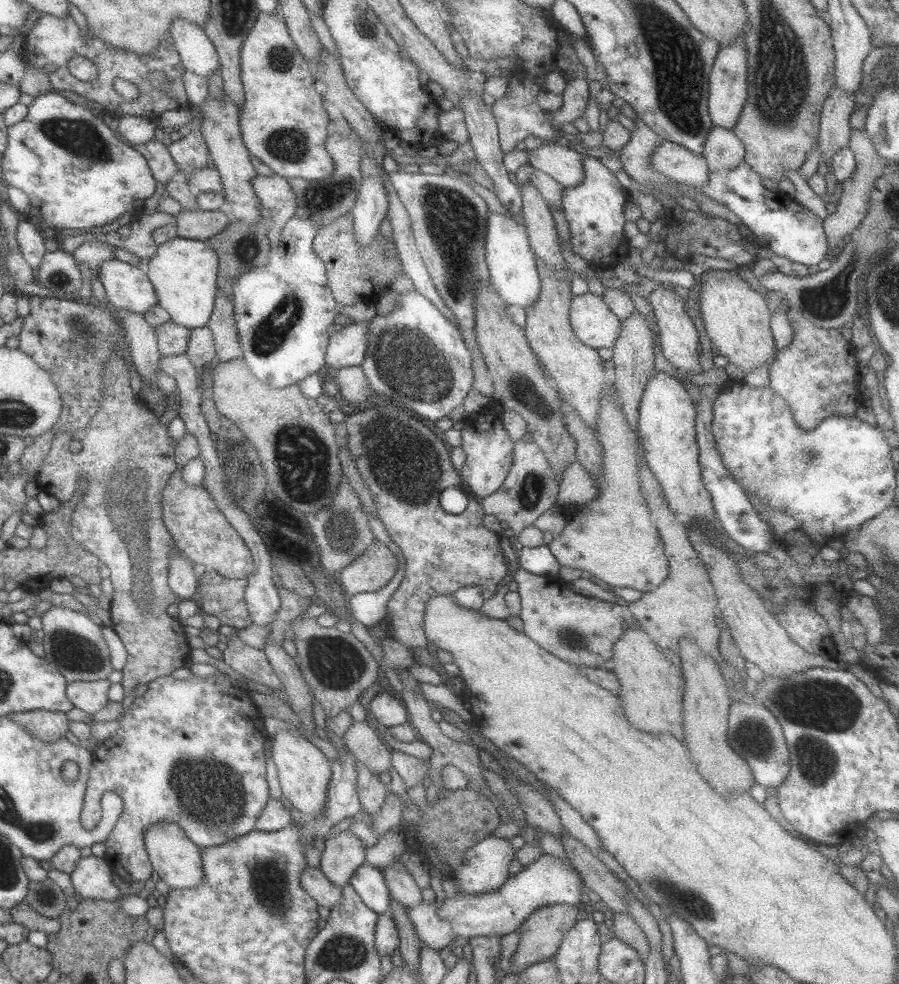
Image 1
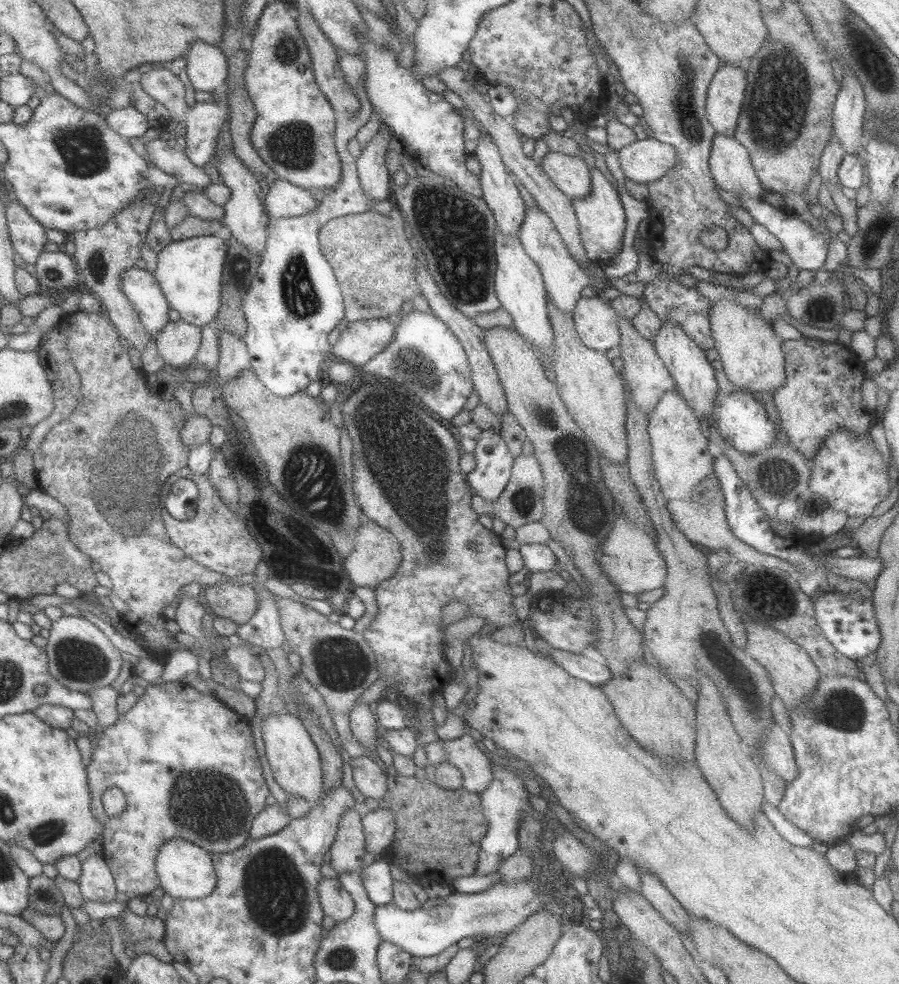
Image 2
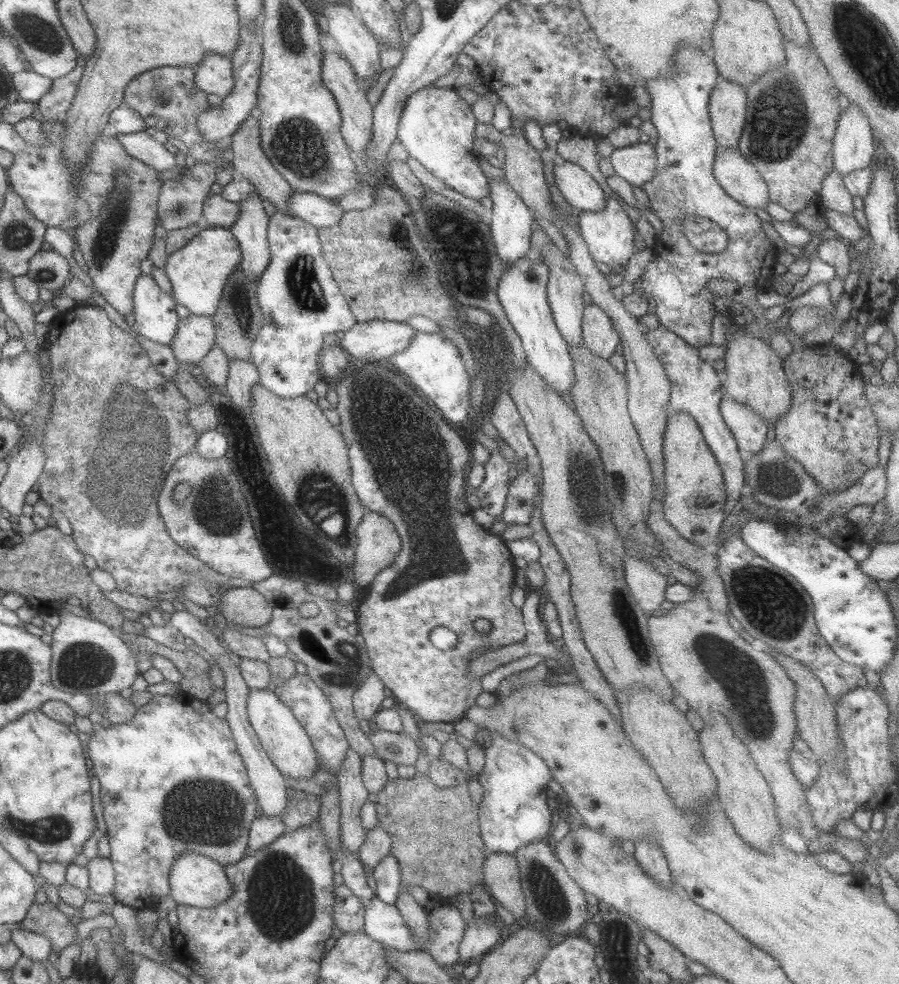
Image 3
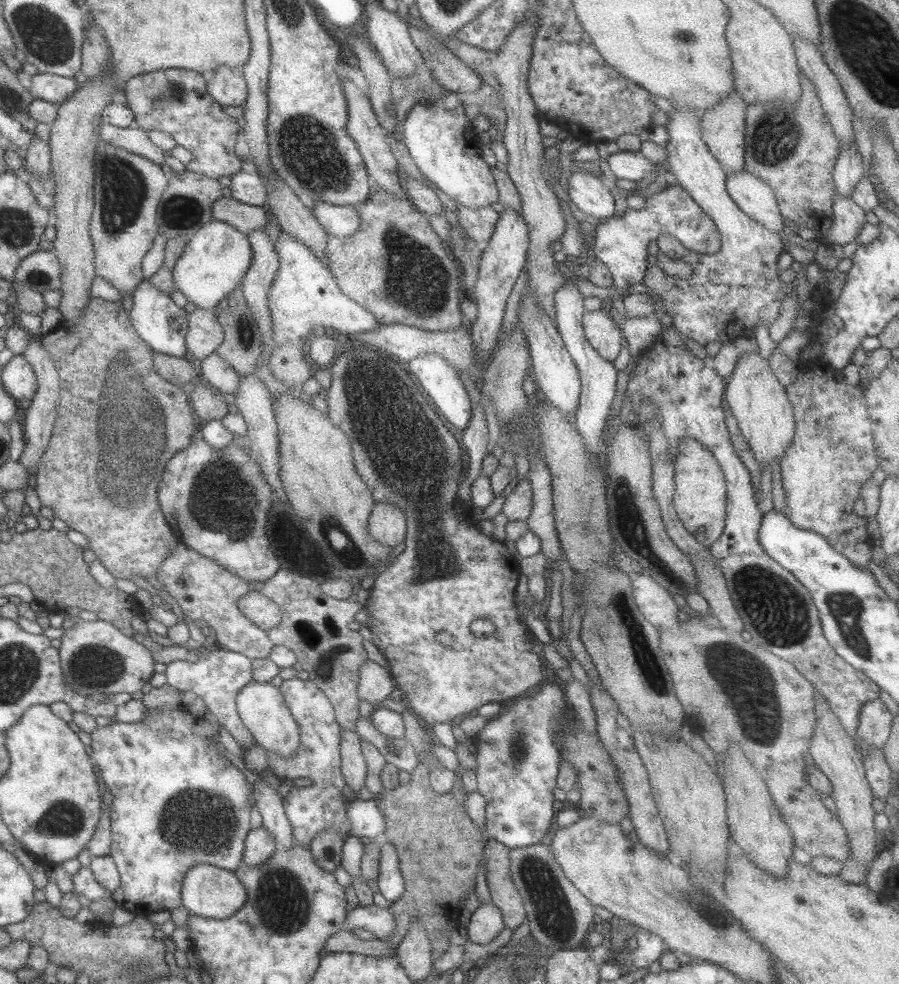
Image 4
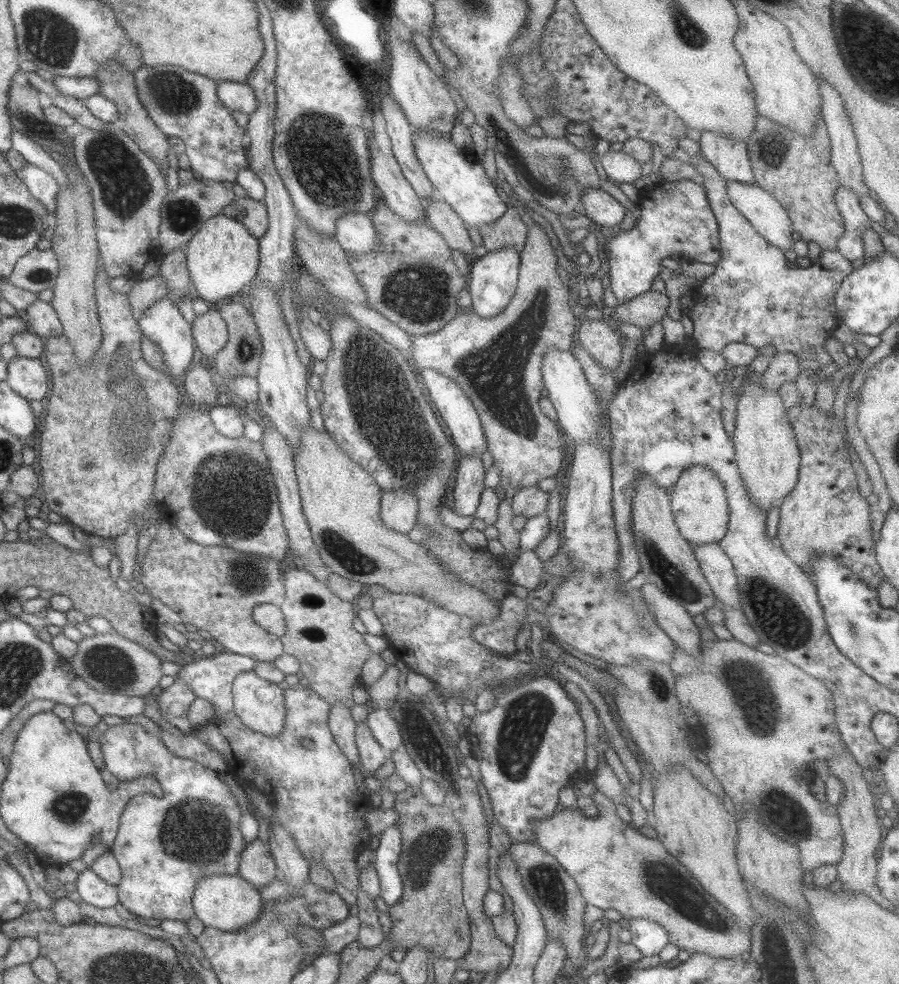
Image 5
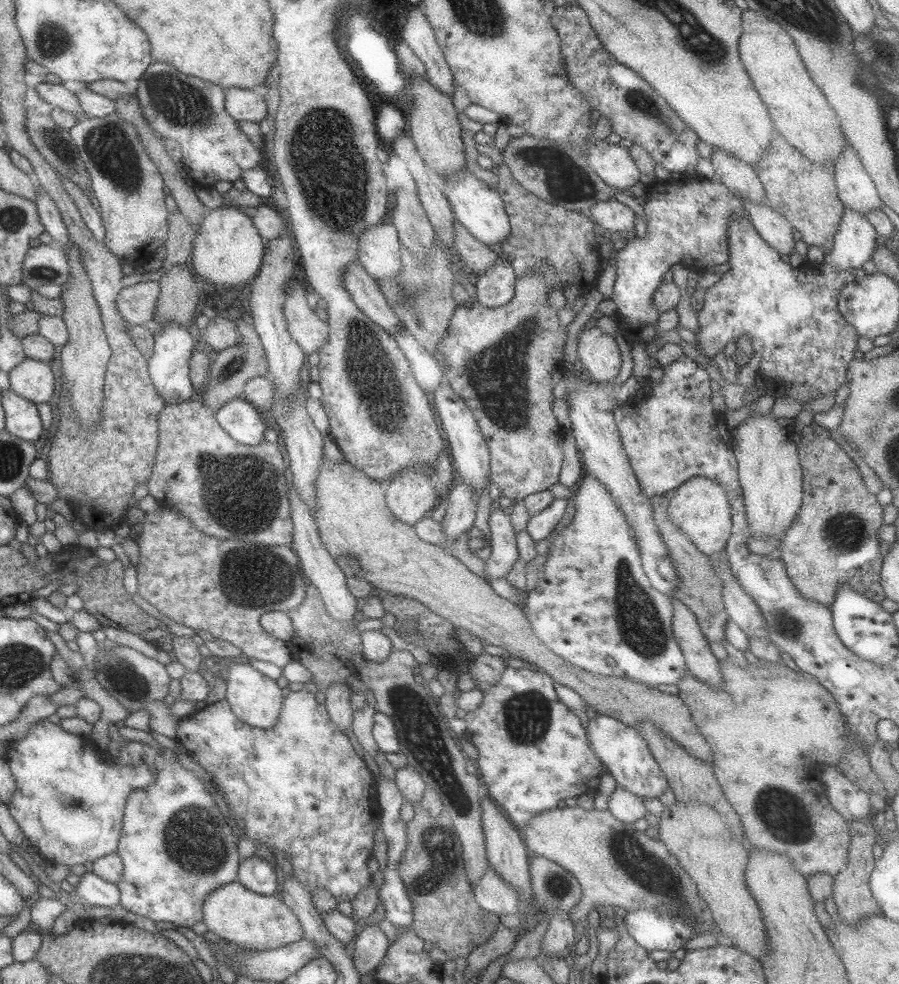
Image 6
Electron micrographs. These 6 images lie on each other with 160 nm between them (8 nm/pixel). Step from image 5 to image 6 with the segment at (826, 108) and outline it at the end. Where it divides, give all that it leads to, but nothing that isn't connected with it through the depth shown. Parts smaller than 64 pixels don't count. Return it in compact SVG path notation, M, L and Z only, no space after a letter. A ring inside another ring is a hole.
M849 142L835 166L835 181L839 199L849 209L866 215L869 210L880 209L883 205L874 181L864 170L860 156Z

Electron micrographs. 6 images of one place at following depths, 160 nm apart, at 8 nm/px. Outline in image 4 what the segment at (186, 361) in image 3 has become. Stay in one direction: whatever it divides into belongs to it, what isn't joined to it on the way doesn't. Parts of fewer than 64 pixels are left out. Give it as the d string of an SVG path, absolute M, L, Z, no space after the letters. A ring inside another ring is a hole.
M196 309L189 314L185 336L187 352L202 361L222 344L224 331L214 311Z

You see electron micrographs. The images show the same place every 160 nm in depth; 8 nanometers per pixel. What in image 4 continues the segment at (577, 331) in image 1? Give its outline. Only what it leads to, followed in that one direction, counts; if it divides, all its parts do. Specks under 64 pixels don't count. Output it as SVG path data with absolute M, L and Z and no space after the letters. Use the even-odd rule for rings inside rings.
M601 309L586 311L582 324L585 337L598 354L608 361L616 360L625 340L620 326L612 320L610 313Z

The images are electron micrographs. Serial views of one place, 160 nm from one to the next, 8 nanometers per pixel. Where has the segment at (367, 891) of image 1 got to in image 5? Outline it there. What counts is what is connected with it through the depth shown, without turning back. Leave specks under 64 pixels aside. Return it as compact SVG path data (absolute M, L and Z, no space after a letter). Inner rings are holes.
M396 824L390 825L381 833L377 857L373 861L381 882L379 902L386 908L396 905L403 893L403 878L398 866L402 849L402 833Z

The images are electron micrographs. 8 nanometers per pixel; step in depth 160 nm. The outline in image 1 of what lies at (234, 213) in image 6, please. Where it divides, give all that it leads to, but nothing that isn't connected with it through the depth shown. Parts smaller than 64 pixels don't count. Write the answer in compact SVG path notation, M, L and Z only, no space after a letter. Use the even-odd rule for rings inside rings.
M176 236L158 245L156 254L149 258L147 275L154 285L158 303L168 311L170 320L189 329L208 324L218 290L218 265L218 255L207 241Z

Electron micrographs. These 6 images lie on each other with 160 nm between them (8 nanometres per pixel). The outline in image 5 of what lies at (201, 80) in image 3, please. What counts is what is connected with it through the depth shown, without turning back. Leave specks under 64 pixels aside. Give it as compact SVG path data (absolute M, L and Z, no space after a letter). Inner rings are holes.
M223 80L218 82L218 99L232 111L251 115L258 108L258 99L254 90L244 82Z

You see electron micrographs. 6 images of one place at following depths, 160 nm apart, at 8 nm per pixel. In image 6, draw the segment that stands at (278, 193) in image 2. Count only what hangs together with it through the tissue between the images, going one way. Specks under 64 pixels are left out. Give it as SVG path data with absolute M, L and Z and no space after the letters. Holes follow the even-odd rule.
M380 223L357 238L358 261L376 280L393 279L402 268L401 241L396 227Z

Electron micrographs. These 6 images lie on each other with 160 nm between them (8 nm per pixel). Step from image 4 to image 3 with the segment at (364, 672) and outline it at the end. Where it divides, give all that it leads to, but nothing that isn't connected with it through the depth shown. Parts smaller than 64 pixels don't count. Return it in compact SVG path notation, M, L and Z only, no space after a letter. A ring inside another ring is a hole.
M376 673L367 676L364 684L353 694L356 718L372 723L373 716L382 709L382 700L388 695L388 689Z

